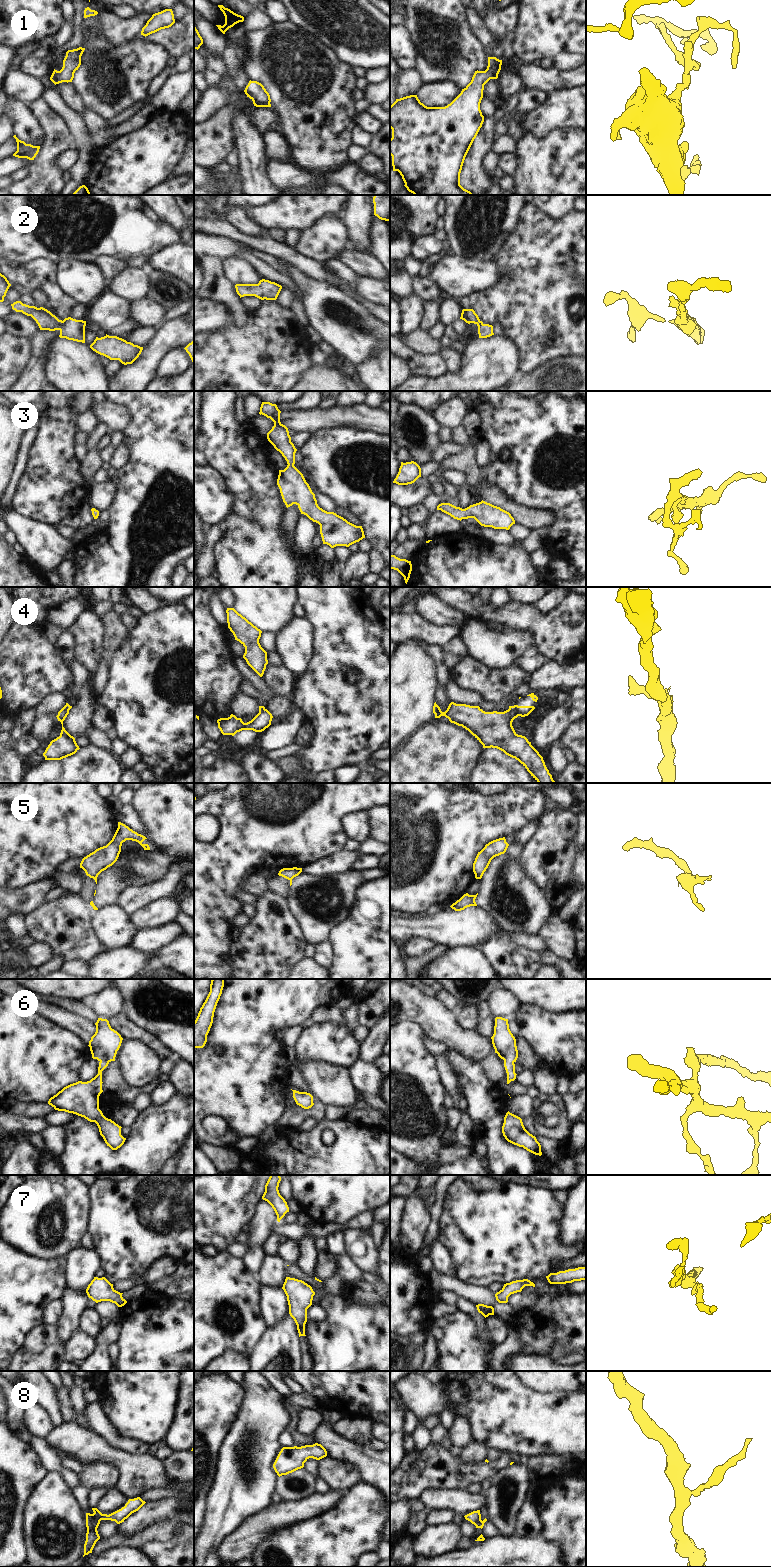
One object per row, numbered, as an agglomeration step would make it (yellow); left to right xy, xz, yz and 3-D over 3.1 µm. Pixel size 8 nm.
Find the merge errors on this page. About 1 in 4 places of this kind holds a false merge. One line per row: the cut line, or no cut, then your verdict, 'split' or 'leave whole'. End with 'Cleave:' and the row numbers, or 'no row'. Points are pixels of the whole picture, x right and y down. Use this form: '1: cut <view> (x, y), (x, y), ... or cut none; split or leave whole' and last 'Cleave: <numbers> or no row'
1: cut none; leave whole
2: cut none; leave whole
3: cut none; leave whole
4: cut yz (512, 706), (519, 715); split
5: cut xy (97, 875), (94, 879); split
6: cut none; leave whole
7: cut none; leave whole
8: cut none; leave whole
Cleave: 4, 5

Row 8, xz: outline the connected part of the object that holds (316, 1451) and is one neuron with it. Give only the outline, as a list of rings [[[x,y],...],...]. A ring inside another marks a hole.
[[[318,1443],[301,1447],[283,1447],[273,1464],[273,1468],[280,1477],[303,1468],[304,1463],[309,1458],[320,1460],[326,1456],[326,1449]]]

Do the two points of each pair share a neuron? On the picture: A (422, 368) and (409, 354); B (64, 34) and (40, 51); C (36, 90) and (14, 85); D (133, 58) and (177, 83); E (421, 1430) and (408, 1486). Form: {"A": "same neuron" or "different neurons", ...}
{"A": "same neuron", "B": "same neuron", "C": "same neuron", "D": "different neurons", "E": "different neurons"}

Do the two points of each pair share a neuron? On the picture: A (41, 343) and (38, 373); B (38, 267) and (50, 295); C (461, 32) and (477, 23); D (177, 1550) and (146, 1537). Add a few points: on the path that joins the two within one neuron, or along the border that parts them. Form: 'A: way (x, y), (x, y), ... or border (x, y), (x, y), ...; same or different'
A: way (41, 350), (38, 366); same
B: way (38, 274), (45, 288); same
C: border (465, 10), (465, 16), (472, 34), (483, 45); different
D: border (178, 1542), (149, 1541), (140, 1548); different

